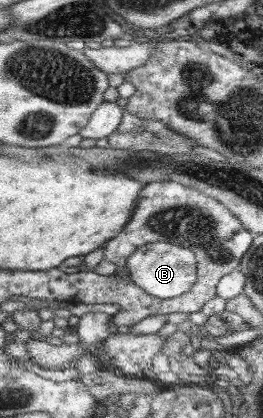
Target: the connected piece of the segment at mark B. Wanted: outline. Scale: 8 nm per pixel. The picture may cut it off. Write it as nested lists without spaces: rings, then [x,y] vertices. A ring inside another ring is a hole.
[[[157,242],[143,246],[128,262],[128,270],[139,286],[152,296],[163,300],[180,298],[189,294],[199,282],[200,268],[197,253],[192,248],[185,248],[169,242]]]

